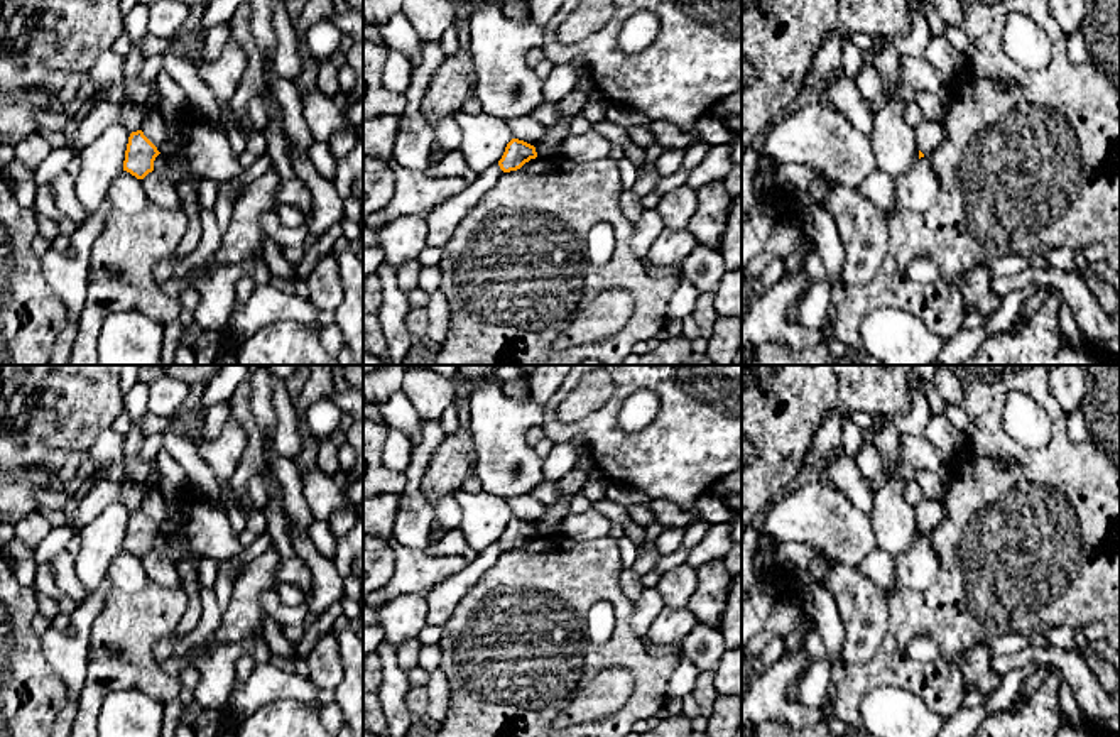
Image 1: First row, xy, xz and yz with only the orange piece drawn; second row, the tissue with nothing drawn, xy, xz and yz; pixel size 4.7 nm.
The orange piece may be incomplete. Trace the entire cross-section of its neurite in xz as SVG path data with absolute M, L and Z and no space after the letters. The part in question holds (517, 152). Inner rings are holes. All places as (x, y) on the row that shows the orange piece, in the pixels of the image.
M512 139L507 144L502 159L498 161L498 166L503 172L510 172L520 169L525 162L536 157L537 152L534 145L519 139Z

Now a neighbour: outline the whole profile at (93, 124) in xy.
M101 103L88 112L71 142L78 152L96 140L115 122L123 123L130 134L140 130L140 123L145 117L144 103L132 103L128 108L120 105Z

